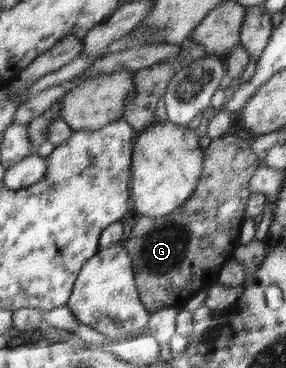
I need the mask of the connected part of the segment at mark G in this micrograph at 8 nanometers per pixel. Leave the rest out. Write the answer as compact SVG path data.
M231 132L212 140L203 150L204 167L192 197L178 207L177 211L164 217L136 216L136 224L123 247L130 255L136 288L149 314L173 306L186 294L193 297L212 288L212 285L217 283L223 266L233 257L235 248L239 245L238 239L245 220L246 204L251 194L248 181L254 175L254 171L262 165L250 145L249 137Z

